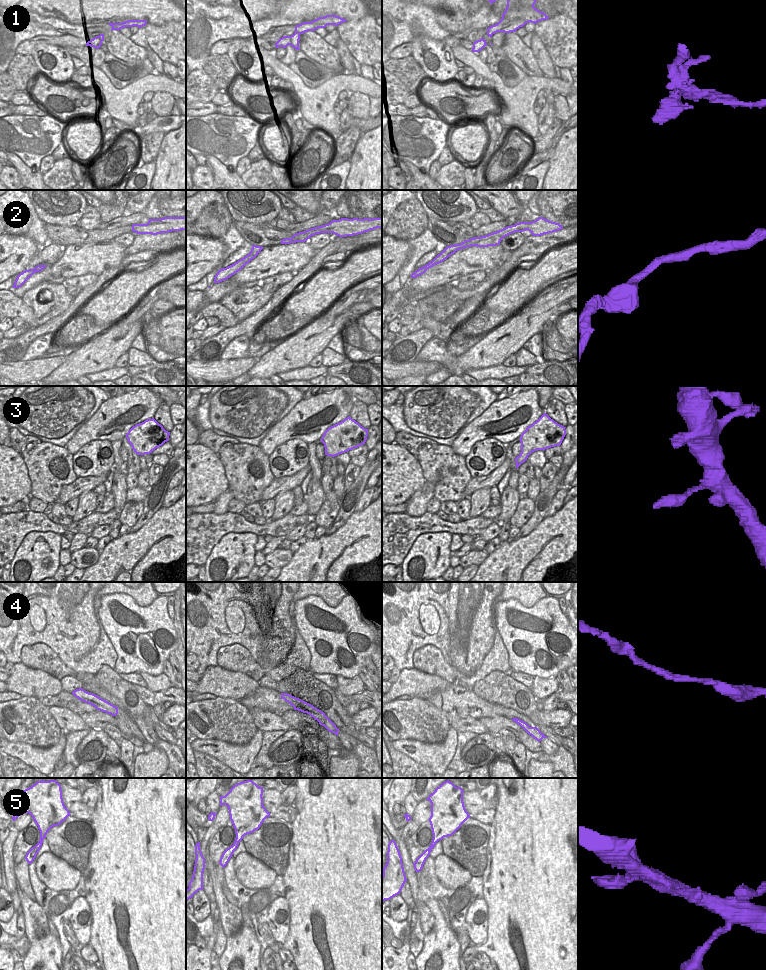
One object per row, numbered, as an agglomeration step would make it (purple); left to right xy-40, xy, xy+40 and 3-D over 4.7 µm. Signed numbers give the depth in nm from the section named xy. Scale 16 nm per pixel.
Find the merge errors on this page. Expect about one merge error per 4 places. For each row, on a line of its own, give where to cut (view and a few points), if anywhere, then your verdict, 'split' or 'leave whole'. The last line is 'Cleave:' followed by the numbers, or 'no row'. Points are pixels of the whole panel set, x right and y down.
1: cut in xy along (295, 32), (300, 33); split
2: no cut; leave whole
3: no cut; leave whole
4: no cut; leave whole
5: no cut; leave whole
Cleave: 1

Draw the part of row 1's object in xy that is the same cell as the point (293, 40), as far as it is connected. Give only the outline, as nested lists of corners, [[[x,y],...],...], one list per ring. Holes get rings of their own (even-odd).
[[[294,33],[291,36],[283,36],[275,43],[275,47],[276,48],[278,47],[286,48],[288,45],[291,45],[296,50],[300,50],[299,40],[300,40],[300,33]]]

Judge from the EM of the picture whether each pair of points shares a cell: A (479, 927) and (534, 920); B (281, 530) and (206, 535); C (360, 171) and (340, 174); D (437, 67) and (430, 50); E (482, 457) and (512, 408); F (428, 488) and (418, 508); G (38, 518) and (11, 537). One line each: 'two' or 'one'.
A: two
B: one
C: two
D: one
E: two
F: one
G: one

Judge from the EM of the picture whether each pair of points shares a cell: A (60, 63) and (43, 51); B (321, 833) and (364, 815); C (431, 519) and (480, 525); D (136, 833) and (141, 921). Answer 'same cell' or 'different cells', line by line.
A: same cell
B: same cell
C: same cell
D: same cell

